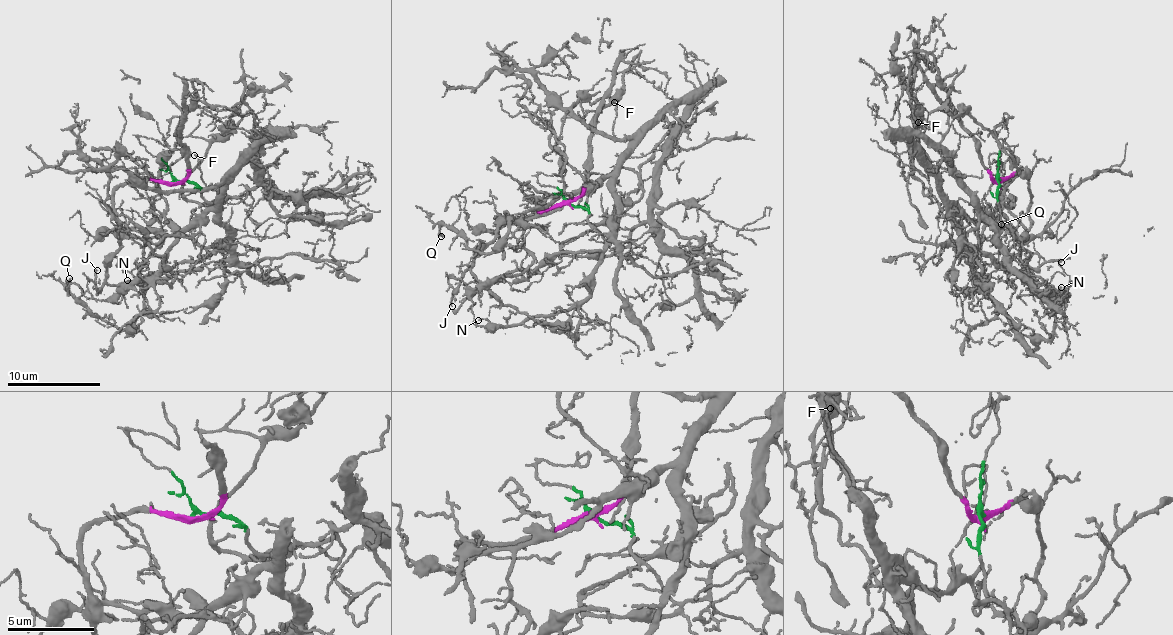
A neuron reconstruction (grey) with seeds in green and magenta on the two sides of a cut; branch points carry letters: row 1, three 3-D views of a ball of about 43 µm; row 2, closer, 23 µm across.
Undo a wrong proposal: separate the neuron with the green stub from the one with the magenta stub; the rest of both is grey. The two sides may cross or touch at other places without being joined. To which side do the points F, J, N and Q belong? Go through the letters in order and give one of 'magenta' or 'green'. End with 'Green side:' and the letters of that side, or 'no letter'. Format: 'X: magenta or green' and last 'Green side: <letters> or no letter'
F: green
J: magenta
N: green
Q: green
Green side: F, N, Q

